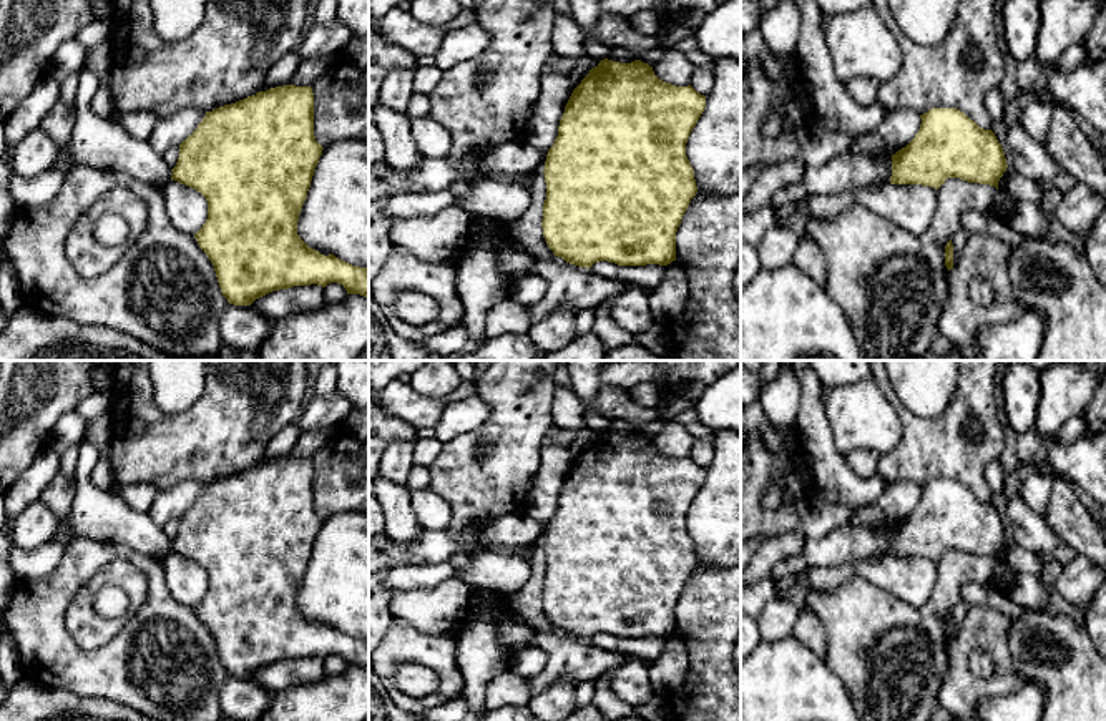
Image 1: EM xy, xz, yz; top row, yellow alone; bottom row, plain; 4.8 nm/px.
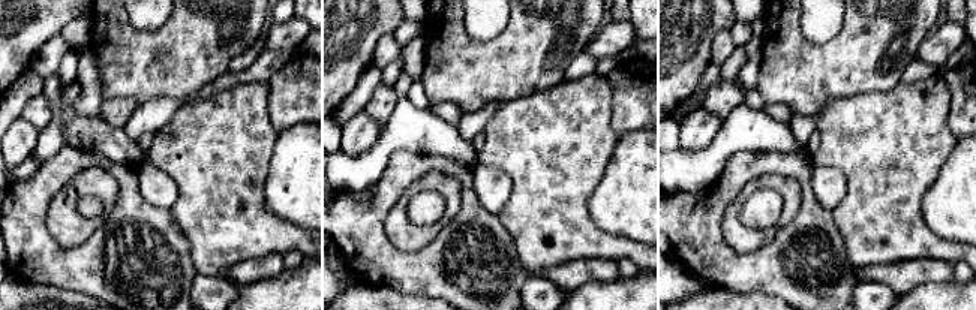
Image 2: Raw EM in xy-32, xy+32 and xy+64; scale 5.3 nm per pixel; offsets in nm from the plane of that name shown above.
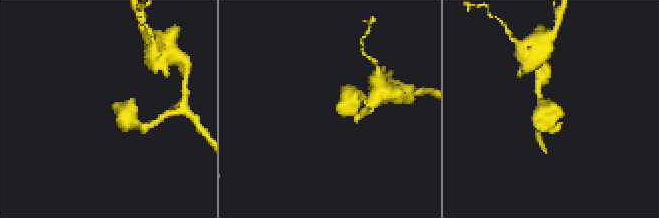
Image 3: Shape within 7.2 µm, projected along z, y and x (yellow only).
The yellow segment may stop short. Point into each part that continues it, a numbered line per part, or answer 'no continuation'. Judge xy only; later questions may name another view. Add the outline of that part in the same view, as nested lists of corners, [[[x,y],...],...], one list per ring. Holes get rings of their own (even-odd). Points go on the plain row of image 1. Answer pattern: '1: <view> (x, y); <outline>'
no continuation

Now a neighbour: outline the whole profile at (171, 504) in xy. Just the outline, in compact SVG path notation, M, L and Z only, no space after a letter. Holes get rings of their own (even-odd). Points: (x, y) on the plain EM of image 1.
M186 480L169 490L159 492L148 510L149 518L158 527L166 525L169 520L179 520L179 517L193 507L204 488L206 483Z

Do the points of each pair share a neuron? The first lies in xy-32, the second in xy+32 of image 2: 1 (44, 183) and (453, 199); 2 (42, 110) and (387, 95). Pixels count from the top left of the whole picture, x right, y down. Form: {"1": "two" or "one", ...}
{"1": "two", "2": "one"}

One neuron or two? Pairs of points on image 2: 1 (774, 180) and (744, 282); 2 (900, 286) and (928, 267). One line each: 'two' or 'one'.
1: two
2: one

